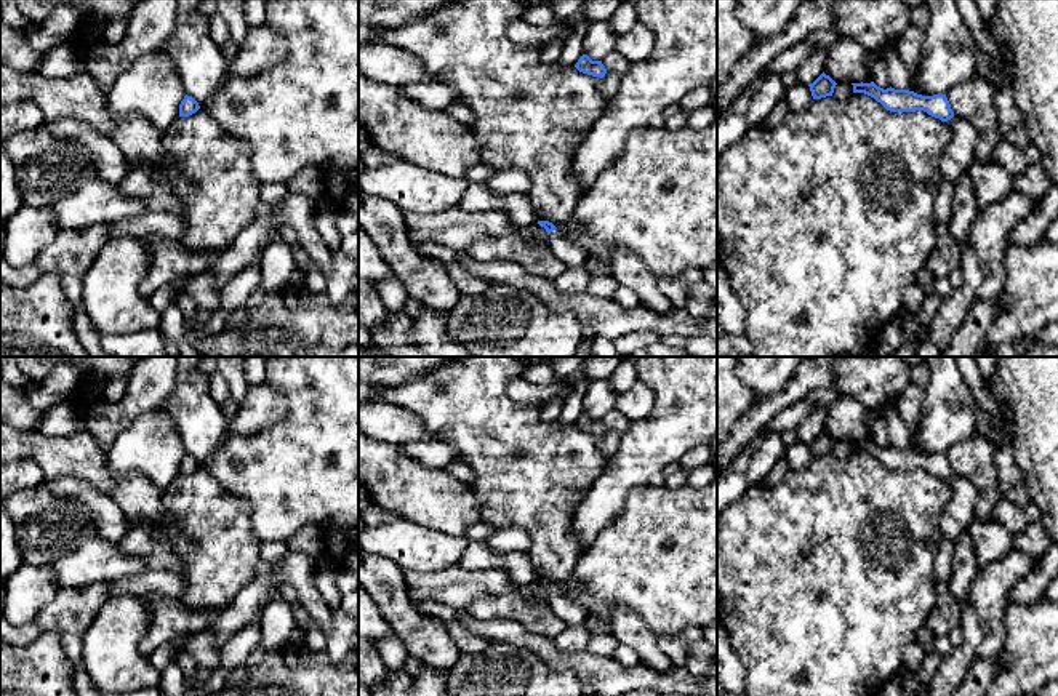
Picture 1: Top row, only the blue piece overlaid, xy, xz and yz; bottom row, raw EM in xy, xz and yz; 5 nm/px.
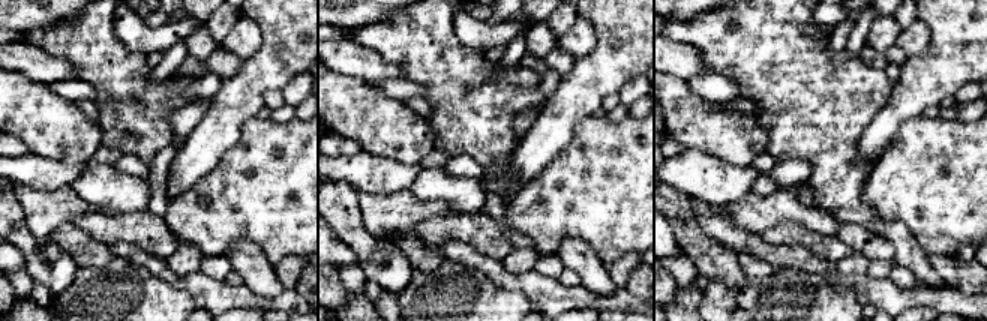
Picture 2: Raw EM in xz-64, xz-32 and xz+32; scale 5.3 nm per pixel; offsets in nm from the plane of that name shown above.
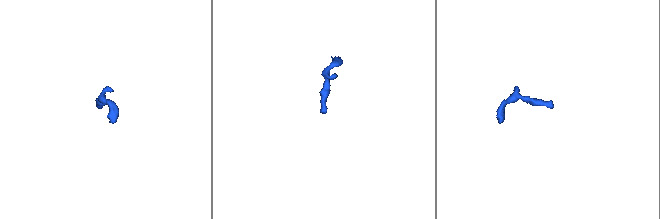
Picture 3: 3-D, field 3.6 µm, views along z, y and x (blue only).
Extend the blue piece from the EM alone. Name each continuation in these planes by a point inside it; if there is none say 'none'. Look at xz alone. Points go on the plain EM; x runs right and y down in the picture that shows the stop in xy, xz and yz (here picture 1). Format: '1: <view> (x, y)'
1: xz (572, 613)

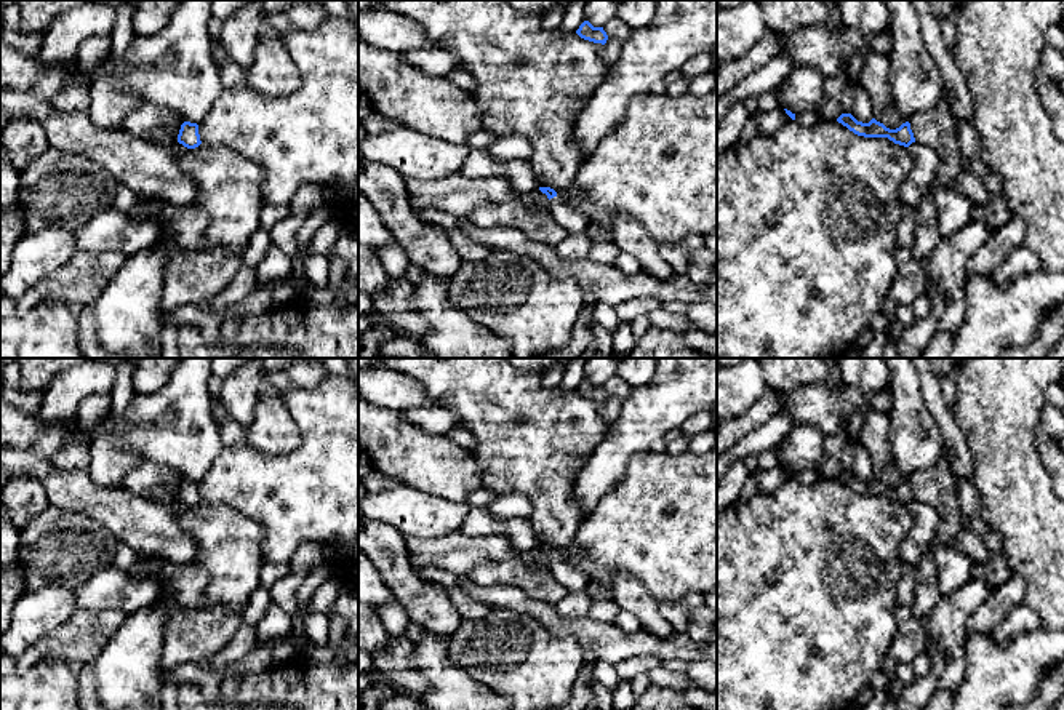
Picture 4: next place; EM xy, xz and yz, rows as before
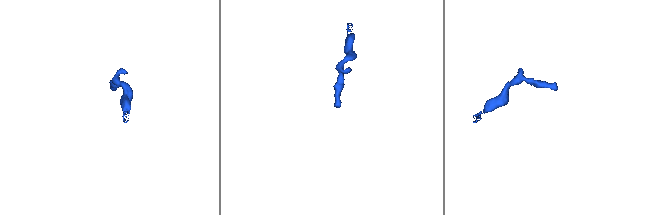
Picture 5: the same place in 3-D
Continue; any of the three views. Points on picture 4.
1: xz (573, 579)

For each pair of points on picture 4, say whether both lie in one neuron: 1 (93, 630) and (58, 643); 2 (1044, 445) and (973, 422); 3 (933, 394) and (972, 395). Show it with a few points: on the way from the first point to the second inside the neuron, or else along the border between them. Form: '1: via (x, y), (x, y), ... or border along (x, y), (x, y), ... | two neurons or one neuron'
1: via (85, 634), (66, 643) | one neuron
2: border along (1039, 422), (1036, 427), (1036, 446), (1047, 467) | two neurons
3: border along (951, 406), (951, 413), (967, 442) | two neurons

